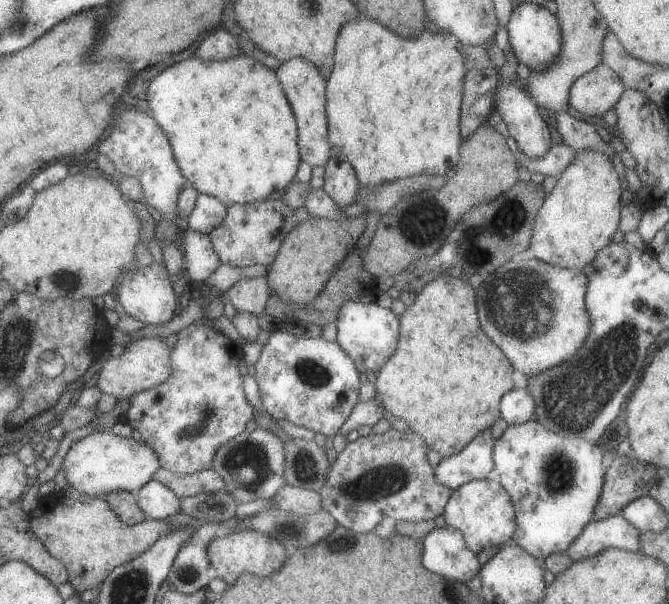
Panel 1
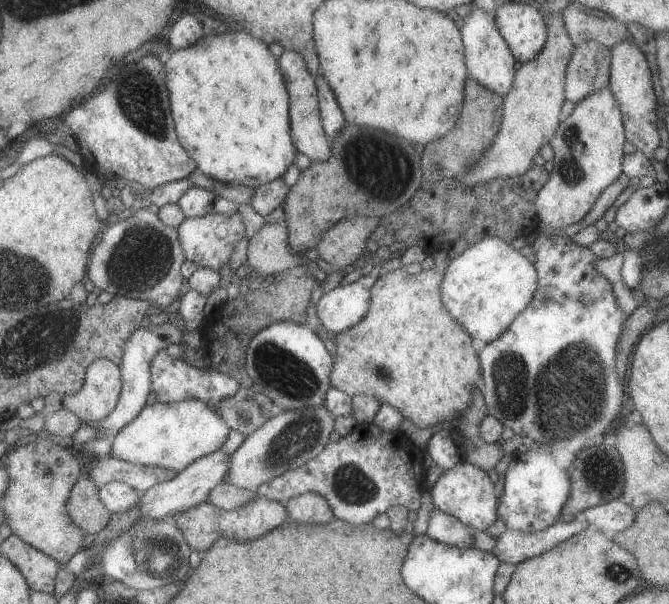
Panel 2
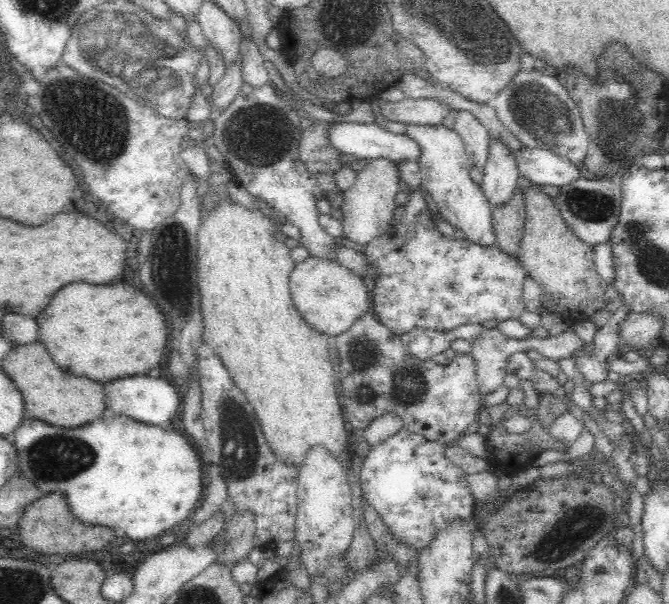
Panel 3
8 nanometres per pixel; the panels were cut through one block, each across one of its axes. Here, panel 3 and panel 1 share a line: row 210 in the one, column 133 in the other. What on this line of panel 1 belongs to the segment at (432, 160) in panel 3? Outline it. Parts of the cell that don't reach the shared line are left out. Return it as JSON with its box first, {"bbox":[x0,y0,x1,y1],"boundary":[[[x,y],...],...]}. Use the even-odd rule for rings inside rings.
{"bbox":[61,430,160,497],"boundary":[[[111,430],[96,431],[73,442],[61,464],[70,489],[102,497],[114,491],[140,490],[160,467],[158,455],[144,441],[115,435]]]}

